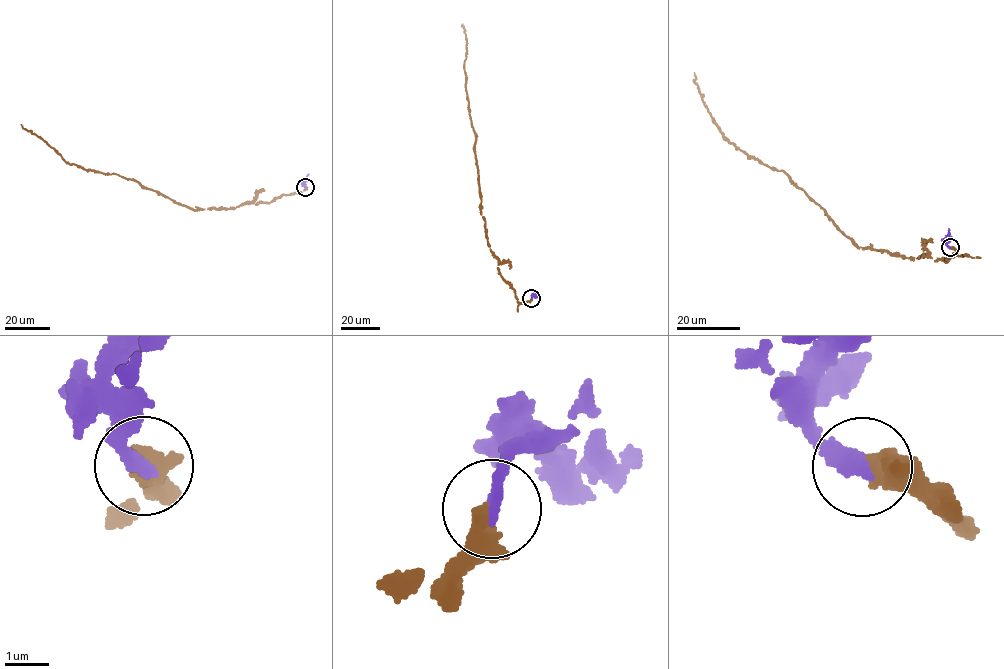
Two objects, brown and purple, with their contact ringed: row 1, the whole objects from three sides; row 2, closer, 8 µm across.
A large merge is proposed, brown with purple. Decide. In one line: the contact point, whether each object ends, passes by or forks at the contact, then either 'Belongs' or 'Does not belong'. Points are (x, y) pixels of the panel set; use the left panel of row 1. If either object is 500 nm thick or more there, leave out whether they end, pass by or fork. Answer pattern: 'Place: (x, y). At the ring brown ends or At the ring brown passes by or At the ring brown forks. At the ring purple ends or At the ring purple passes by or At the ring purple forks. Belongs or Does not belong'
Place: (305, 187). Belongs

